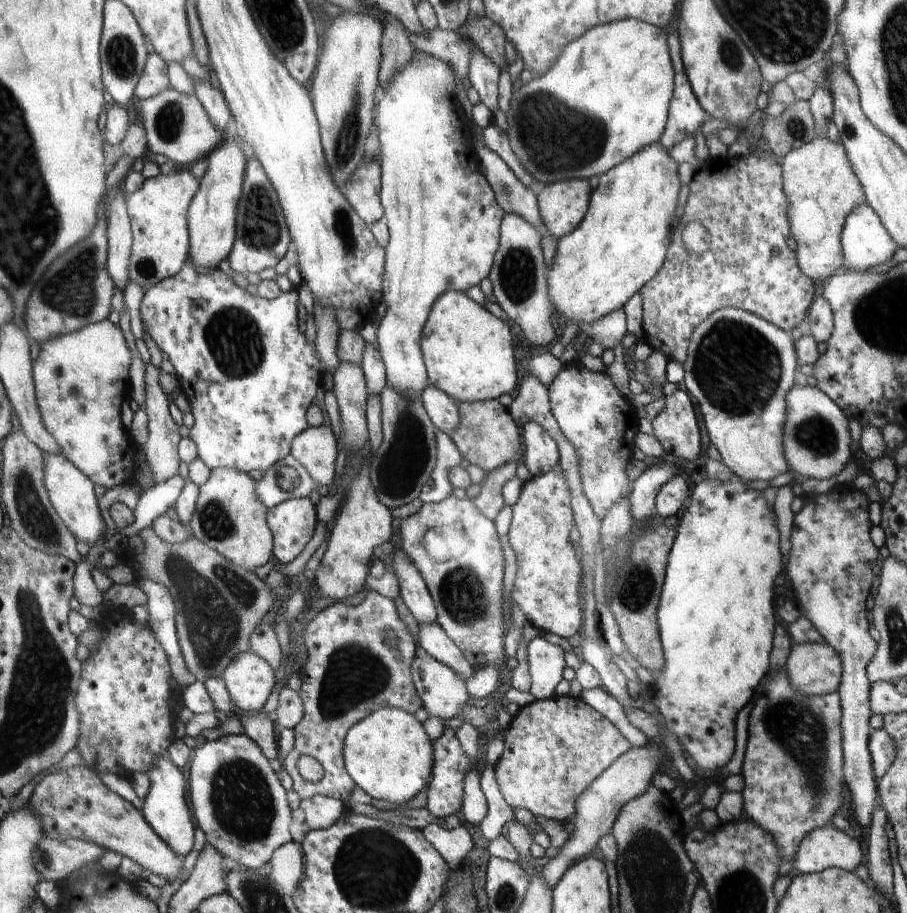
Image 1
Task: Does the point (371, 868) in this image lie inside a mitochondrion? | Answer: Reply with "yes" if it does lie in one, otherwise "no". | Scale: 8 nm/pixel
yes

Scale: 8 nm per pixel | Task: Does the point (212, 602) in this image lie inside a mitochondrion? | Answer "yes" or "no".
yes

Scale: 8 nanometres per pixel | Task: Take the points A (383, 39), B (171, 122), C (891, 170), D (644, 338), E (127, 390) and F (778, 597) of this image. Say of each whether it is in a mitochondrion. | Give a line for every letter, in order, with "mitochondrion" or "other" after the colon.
A: other
B: mitochondrion
C: other
D: other
E: other
F: other

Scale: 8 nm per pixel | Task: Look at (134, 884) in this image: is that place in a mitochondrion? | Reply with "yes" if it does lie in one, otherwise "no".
no

